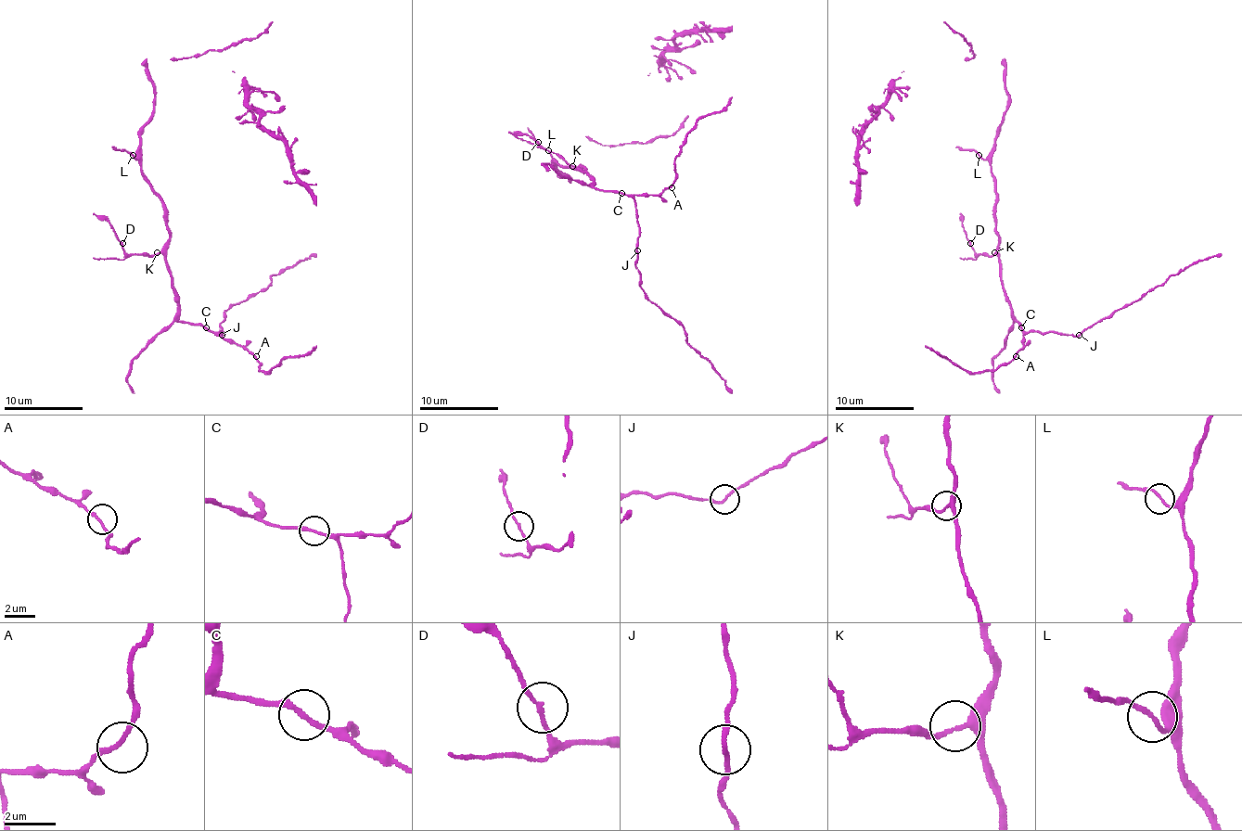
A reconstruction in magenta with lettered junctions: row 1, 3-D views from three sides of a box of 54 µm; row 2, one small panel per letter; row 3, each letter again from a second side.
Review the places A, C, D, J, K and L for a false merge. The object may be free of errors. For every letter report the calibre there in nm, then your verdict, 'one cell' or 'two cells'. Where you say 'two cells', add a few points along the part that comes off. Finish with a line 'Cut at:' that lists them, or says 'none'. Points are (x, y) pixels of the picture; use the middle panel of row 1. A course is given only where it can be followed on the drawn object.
A: 160 nm | one cell
C: 200 nm | one cell
D: 140 nm | one cell
J: 150 nm | one cell
K: 180 nm | one cell
L: 150 nm | one cell
Cut at: none

